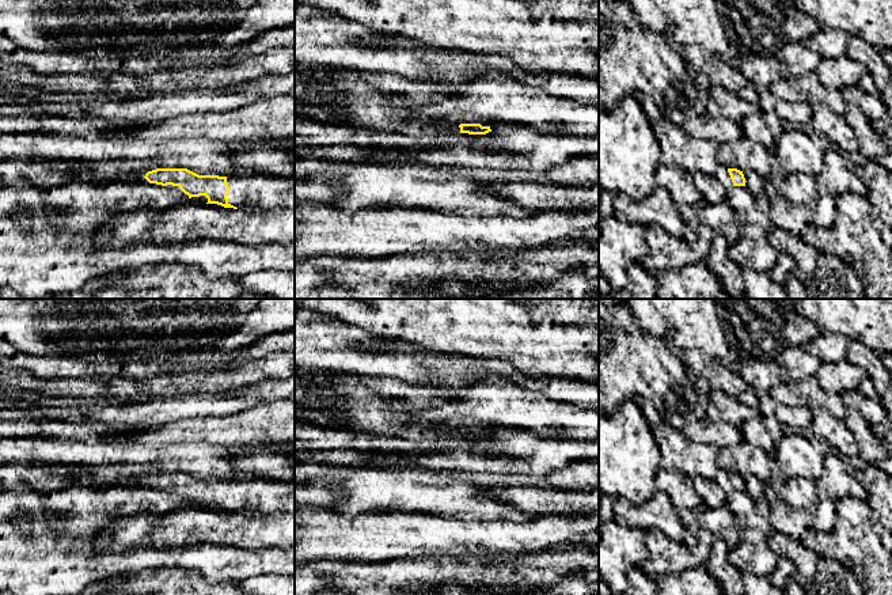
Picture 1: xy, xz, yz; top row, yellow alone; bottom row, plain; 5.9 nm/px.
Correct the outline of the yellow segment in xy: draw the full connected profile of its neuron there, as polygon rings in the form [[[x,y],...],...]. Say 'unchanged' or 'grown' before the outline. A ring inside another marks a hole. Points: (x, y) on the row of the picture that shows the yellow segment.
grown; [[[156,168],[144,178],[149,183],[178,186],[197,204],[217,204],[248,213],[295,209],[295,178],[265,174],[198,175],[187,168]]]

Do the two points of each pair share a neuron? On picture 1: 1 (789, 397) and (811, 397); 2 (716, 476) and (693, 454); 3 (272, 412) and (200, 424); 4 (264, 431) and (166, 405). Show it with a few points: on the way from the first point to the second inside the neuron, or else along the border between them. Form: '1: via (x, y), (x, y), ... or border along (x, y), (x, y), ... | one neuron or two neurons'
1: via (794, 397), (805, 397) | one neuron
2: via (710, 470), (698, 459) | one neuron
3: via (254, 425), (217, 427) | one neuron
4: border along (240, 410), (232, 415), (194, 416), (178, 421) | two neurons

